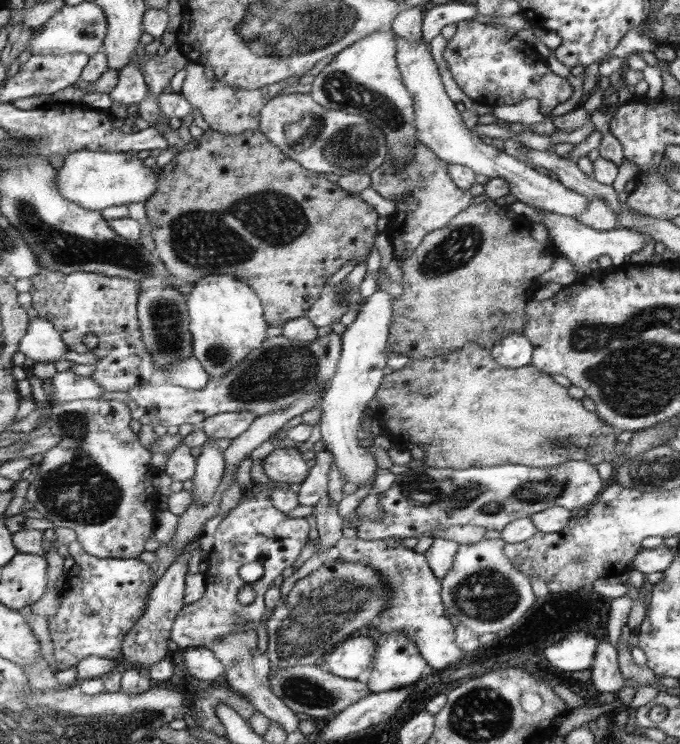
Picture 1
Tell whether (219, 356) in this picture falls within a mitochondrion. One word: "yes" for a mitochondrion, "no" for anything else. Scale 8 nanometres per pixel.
yes

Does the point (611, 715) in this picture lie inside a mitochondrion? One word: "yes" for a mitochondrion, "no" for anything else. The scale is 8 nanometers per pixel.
no

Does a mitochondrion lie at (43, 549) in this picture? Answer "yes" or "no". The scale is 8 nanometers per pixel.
no

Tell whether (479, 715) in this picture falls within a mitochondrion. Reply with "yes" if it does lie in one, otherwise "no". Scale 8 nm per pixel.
yes

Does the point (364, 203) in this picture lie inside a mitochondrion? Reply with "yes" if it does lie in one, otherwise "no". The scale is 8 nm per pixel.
no

